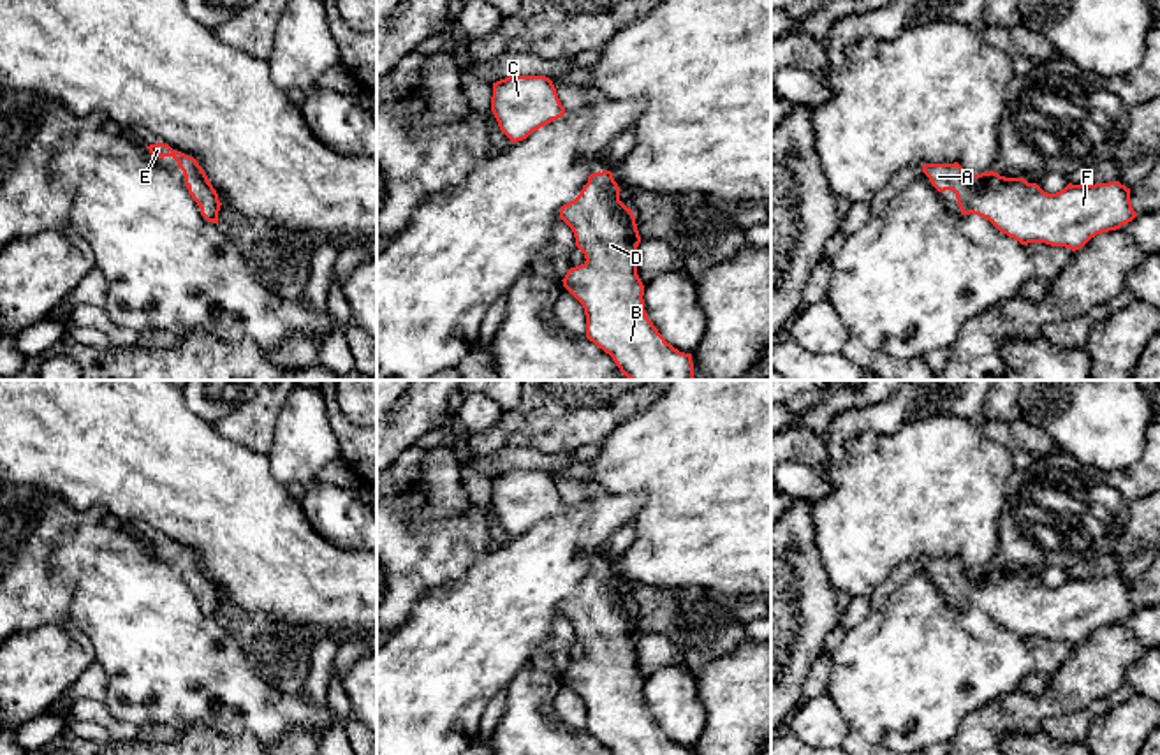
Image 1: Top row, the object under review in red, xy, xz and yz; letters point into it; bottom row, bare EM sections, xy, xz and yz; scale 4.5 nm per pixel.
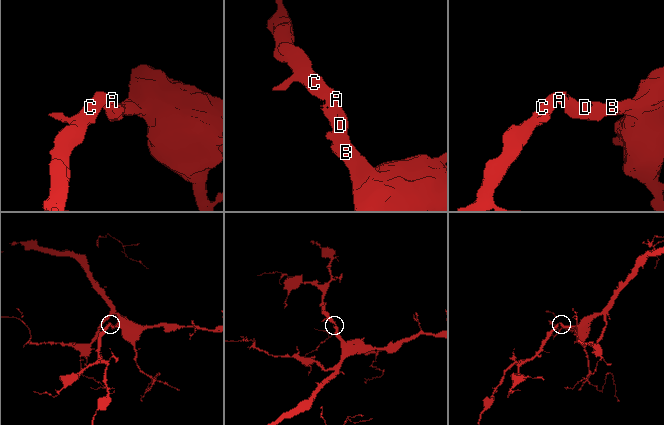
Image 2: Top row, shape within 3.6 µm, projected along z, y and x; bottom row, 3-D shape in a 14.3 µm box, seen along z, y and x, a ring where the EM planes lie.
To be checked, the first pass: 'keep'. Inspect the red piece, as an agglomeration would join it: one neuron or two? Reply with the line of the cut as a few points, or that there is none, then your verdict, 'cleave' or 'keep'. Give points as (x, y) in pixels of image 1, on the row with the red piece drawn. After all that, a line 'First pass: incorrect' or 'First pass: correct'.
no cut | keep
First pass: correct

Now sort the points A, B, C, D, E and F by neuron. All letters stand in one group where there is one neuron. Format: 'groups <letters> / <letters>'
groups A B C D E F

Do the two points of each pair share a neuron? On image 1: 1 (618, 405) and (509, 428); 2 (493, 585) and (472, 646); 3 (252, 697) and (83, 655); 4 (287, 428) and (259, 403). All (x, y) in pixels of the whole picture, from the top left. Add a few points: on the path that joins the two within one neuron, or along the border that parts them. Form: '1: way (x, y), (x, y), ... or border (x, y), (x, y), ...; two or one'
1: way (592, 409), (560, 409), (535, 423); one
2: way (493, 601), (493, 616), (479, 630); one
3: border (69, 623), (92, 646), (95, 664); two
4: border (287, 398), (275, 425), (273, 444), (266, 453); two

